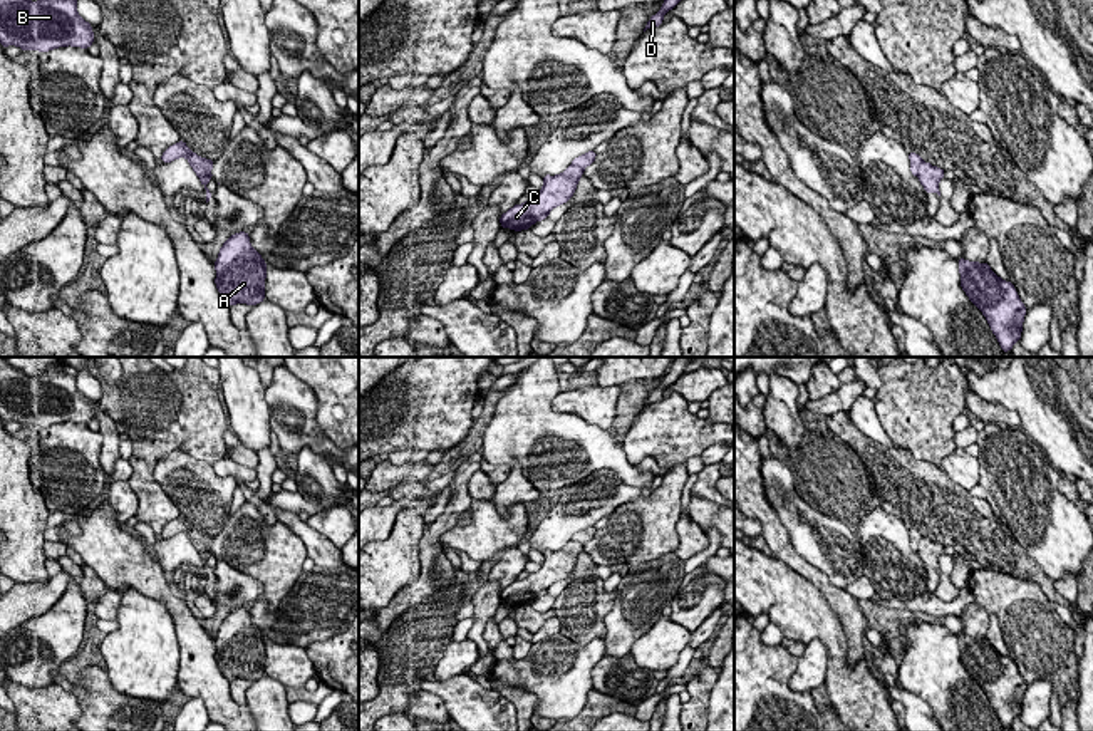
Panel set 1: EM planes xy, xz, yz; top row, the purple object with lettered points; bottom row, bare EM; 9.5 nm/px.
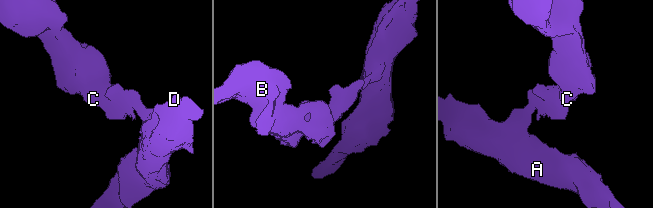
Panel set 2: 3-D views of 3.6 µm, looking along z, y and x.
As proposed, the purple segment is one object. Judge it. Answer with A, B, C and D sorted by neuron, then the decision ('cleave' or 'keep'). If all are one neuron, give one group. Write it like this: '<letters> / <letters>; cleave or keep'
A D / B C; cleave

